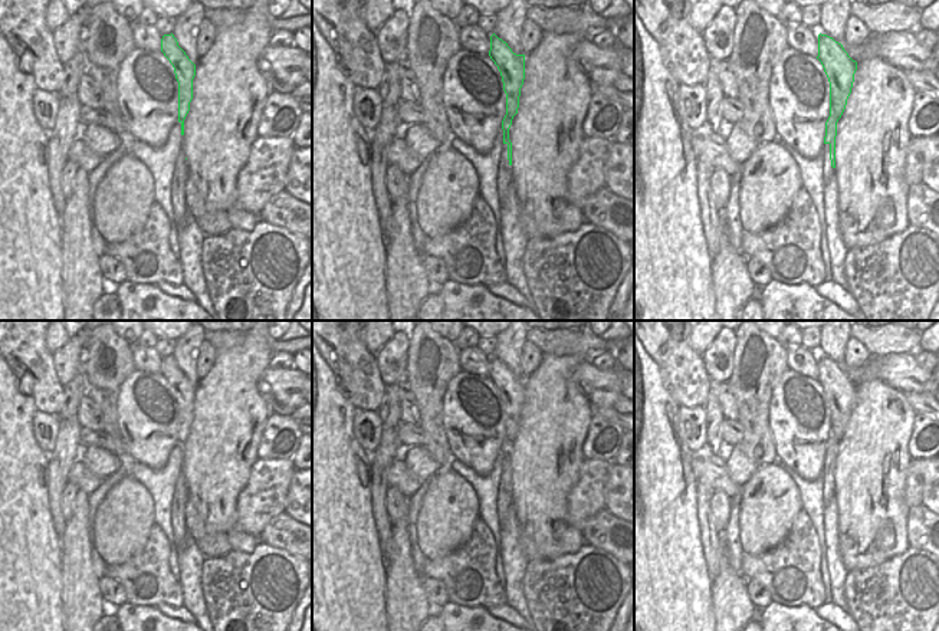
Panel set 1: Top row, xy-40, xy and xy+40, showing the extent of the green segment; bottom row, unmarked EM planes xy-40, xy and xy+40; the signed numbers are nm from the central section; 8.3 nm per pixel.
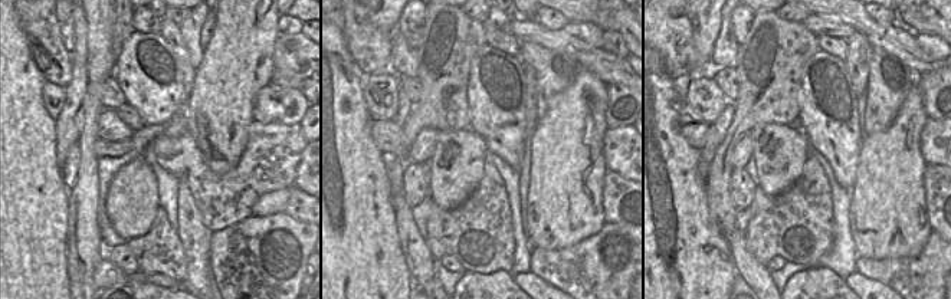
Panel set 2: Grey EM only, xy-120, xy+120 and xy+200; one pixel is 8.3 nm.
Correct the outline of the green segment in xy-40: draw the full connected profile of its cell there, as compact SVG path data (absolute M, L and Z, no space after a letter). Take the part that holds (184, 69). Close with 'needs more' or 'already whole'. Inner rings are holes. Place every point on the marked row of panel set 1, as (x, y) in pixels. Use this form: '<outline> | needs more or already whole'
M173 33L162 36L161 52L173 65L175 79L178 82L178 122L181 124L181 135L184 135L184 119L190 111L190 102L193 99L193 79L196 76L196 65L178 46L178 42Z | already whole

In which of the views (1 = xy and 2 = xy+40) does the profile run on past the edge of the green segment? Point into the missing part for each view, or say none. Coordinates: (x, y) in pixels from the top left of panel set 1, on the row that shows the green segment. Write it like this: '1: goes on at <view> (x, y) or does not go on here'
1: does not go on here
2: does not go on here

